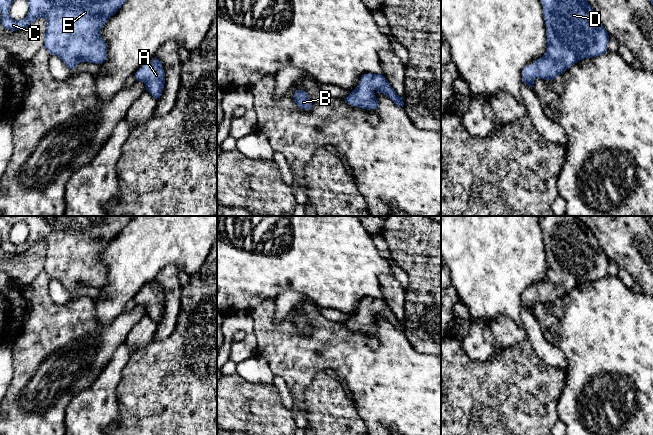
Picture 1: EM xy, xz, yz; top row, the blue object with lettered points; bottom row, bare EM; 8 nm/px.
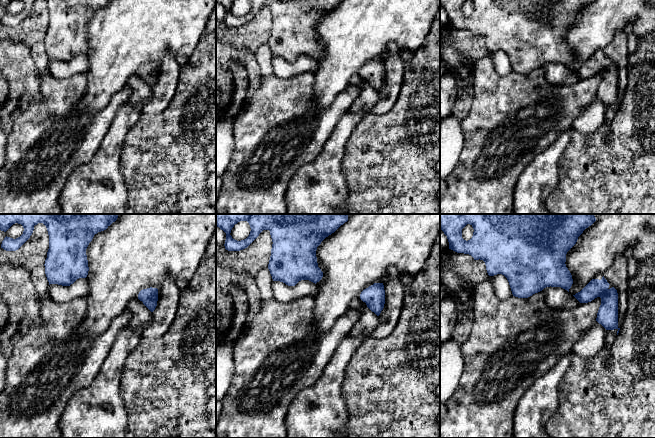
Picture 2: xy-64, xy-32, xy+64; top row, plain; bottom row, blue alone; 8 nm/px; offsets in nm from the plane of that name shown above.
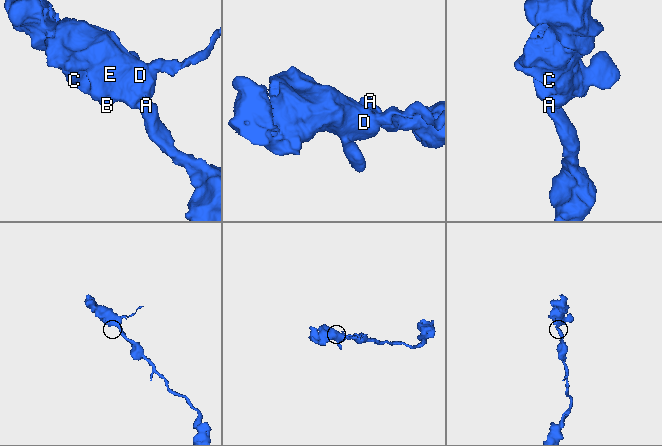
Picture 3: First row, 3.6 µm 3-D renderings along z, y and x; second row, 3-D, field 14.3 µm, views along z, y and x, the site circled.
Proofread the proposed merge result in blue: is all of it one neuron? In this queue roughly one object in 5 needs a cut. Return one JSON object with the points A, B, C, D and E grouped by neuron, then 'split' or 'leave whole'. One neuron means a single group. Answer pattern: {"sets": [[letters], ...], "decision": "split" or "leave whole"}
{"sets": [["A", "B", "C", "D", "E"]], "decision": "leave whole"}

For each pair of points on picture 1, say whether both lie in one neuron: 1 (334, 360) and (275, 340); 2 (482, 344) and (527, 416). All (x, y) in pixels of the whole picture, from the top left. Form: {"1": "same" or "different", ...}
{"1": "same", "2": "different"}

